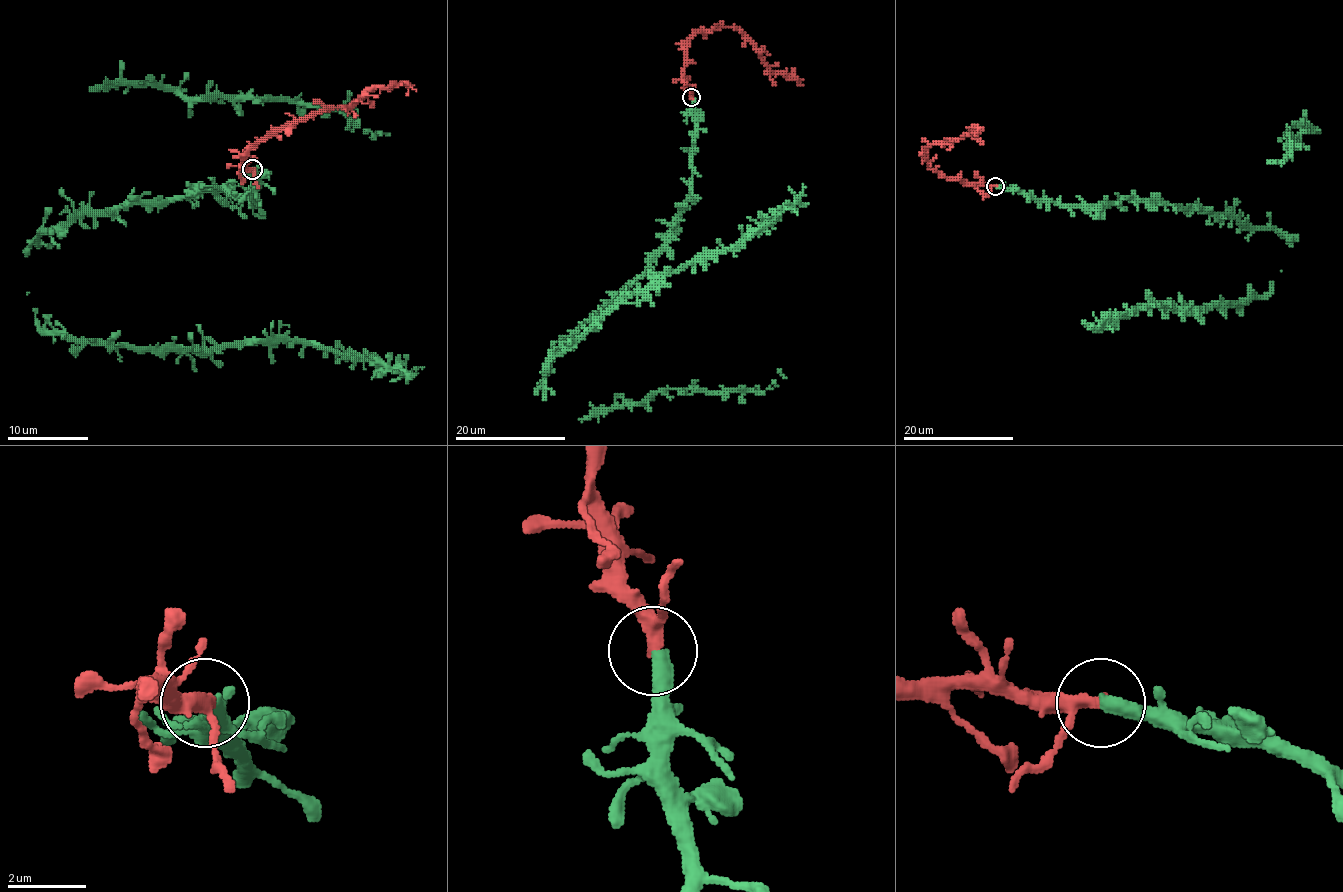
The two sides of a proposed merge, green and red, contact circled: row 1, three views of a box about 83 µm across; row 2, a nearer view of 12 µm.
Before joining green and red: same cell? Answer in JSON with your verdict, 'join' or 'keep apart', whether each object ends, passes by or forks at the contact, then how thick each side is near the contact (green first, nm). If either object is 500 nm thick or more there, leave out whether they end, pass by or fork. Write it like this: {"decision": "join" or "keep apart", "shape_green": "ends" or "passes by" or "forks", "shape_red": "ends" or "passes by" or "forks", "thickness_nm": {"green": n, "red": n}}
{"decision": "join", "shape_green": "ends", "shape_red": "passes by", "thickness_nm": {"green": 400, "red": 280}}

